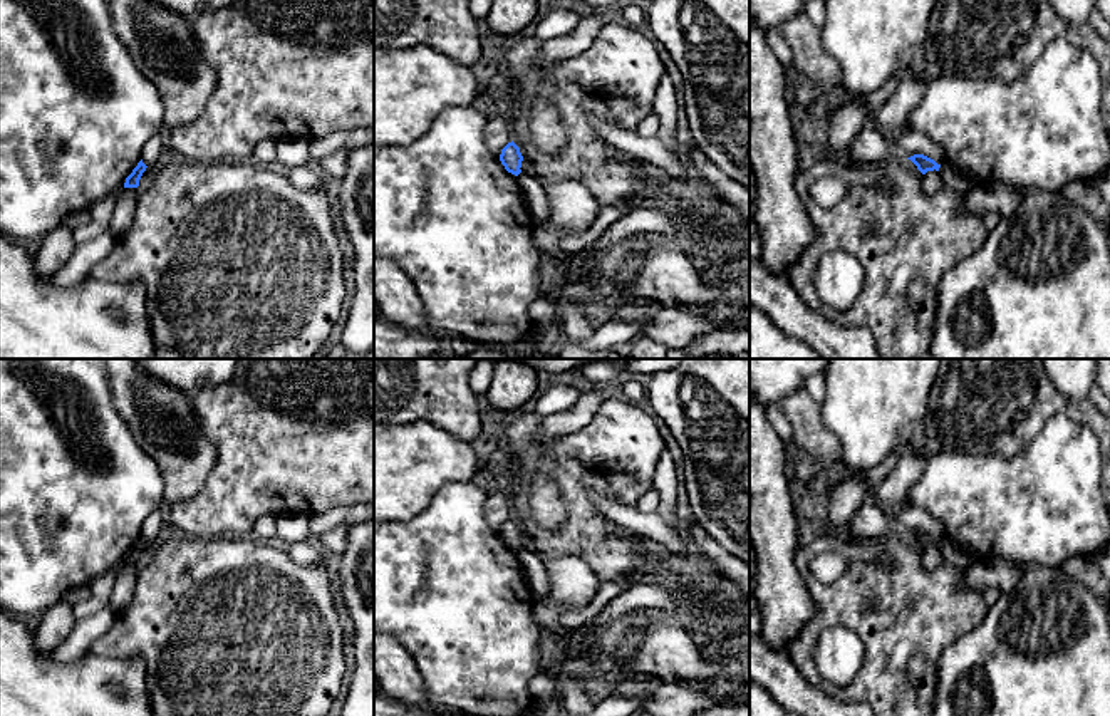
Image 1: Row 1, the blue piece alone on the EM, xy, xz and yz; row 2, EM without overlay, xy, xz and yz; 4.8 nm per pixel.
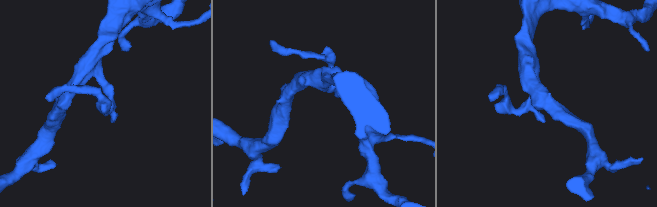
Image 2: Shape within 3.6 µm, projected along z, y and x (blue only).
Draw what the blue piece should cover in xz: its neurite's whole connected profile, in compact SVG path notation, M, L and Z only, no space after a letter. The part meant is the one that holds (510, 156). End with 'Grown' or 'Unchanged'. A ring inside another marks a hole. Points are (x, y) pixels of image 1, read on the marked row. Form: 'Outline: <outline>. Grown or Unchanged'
Outline: M511 141L508 143L500 154L500 161L505 166L505 169L515 176L521 173L521 161L523 156L520 153L520 148Z. Unchanged

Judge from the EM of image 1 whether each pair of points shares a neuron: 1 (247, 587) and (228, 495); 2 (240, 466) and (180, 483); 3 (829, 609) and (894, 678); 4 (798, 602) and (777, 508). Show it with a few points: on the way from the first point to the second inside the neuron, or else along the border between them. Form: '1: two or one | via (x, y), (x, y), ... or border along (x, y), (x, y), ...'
1: two | border along (252, 534), (198, 539)
2: two | border along (207, 436), (215, 465), (193, 497), (176, 502)
3: one | via (849, 616), (891, 658)
4: one | via (777, 579), (777, 532)

